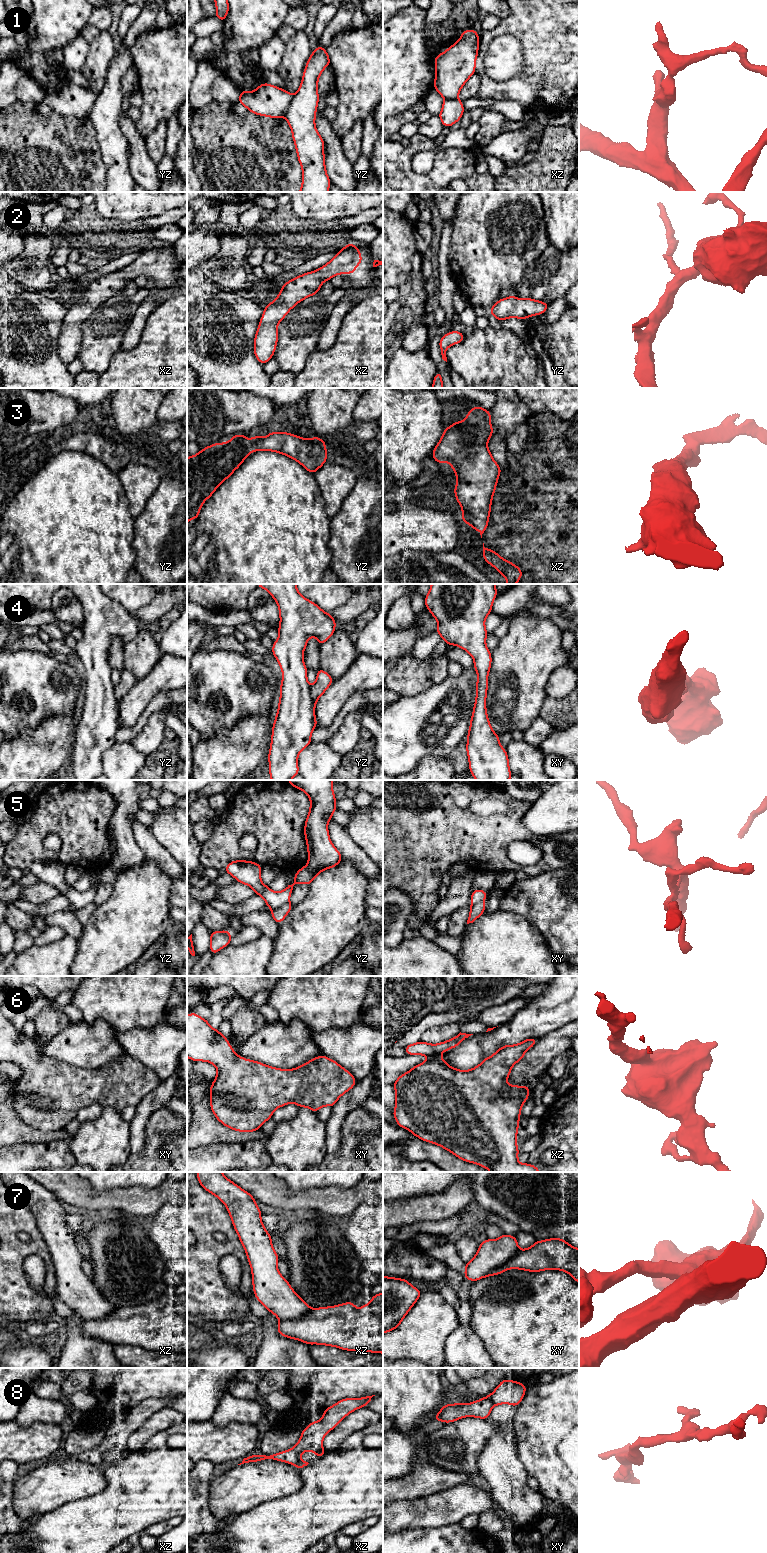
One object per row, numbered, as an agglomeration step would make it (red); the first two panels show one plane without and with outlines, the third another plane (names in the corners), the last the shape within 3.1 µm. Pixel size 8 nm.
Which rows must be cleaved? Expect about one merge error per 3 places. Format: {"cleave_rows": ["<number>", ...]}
{"cleave_rows": ["1", "5", "7"]}

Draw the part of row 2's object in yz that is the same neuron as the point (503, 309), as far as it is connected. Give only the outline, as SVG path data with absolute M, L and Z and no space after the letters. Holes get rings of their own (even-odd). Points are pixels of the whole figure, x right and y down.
M515 295L499 299L489 310L497 320L502 321L509 318L525 318L543 314L550 304L532 298L517 299Z

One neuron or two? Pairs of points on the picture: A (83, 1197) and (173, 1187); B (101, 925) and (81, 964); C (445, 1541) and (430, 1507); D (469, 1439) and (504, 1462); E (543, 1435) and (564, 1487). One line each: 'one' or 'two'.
A: one
B: one
C: two
D: two
E: one

